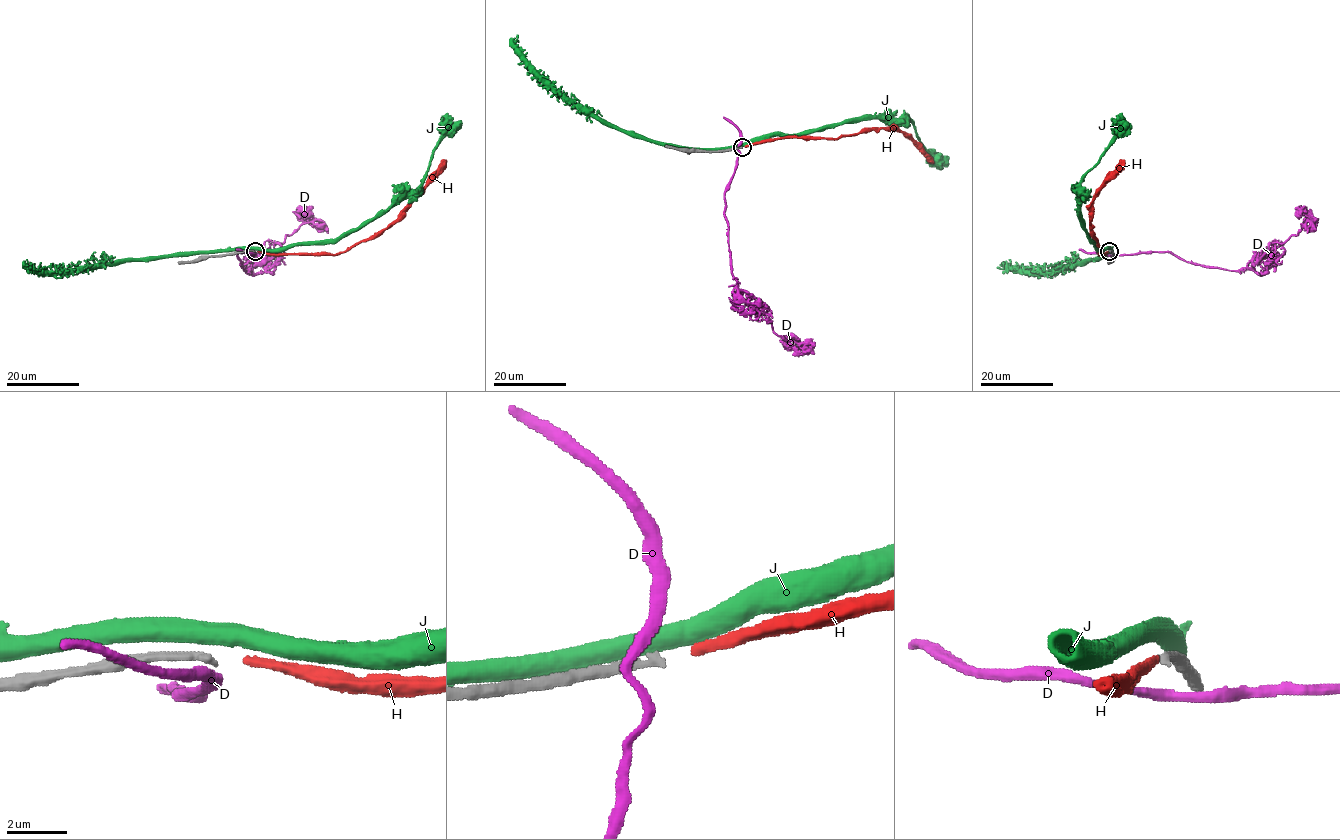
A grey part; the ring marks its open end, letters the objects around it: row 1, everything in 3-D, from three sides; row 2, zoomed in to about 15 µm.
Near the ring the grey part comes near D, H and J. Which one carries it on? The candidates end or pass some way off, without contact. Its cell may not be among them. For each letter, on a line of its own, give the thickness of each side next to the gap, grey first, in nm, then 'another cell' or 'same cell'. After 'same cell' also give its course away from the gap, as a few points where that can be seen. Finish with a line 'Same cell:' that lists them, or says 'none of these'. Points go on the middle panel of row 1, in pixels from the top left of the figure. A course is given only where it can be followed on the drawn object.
D: 260 nm thick on the grey side, 320 nm on the other; another cell
H: 260 nm thick on the grey side, 320 nm on the other; same cell; it runs (745, 147), (785, 138), (839, 138), (881, 128), (895, 128), (933, 162)
J: 260 nm thick on the grey side, 550 nm on the other; another cell
Same cell: H

